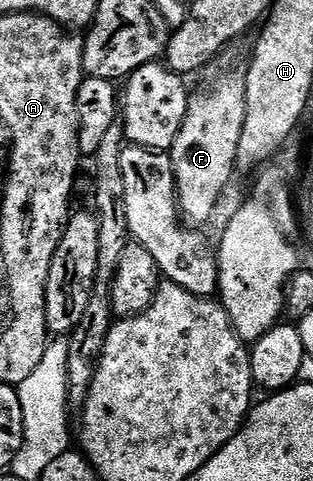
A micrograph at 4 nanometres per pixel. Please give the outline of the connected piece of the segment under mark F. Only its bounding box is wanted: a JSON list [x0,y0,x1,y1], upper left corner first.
[168,71,245,225]

